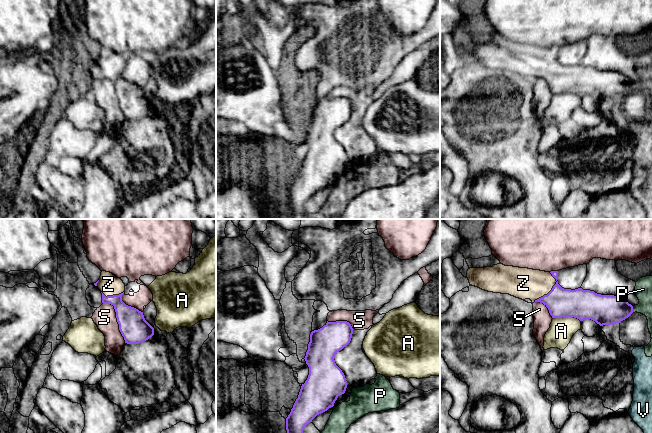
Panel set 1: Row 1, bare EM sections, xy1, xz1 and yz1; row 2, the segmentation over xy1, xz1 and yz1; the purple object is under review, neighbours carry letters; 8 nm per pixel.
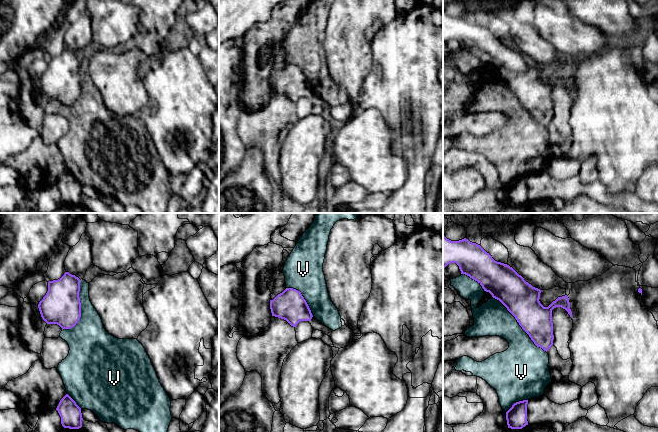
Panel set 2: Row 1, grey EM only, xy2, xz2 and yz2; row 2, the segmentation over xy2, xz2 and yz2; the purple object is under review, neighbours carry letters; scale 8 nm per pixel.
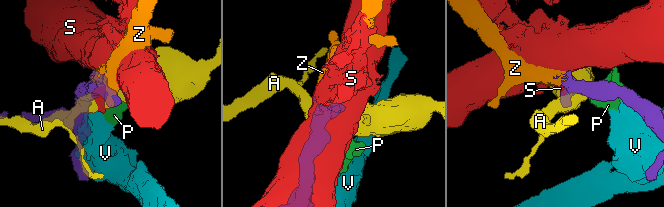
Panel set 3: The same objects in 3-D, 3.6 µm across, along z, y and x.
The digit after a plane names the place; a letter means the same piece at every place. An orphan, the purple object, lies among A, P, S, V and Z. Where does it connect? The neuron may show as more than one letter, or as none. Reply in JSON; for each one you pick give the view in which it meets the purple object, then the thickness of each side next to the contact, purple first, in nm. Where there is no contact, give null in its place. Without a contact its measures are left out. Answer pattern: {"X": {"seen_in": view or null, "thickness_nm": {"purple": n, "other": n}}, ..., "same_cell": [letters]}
{"Z": {"seen_in": "yz1", "thickness_nm": {"purple": 240, "other": 260}}, "same_cell": ["Z"]}

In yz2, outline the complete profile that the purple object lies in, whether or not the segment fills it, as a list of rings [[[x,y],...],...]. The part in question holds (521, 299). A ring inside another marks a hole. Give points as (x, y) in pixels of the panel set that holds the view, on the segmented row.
[[[443,235],[443,269],[450,263],[456,263],[461,274],[477,281],[484,291],[499,300],[534,344],[546,352],[554,340],[552,310],[561,307],[572,318],[567,295],[544,307],[539,301],[540,289],[526,282],[509,265],[495,261],[480,245],[466,238],[451,241]]]

